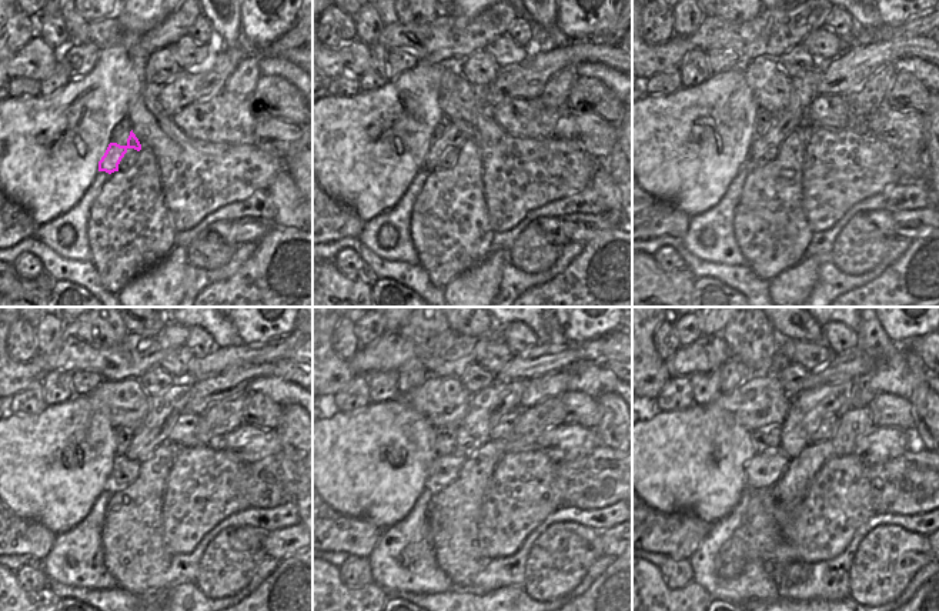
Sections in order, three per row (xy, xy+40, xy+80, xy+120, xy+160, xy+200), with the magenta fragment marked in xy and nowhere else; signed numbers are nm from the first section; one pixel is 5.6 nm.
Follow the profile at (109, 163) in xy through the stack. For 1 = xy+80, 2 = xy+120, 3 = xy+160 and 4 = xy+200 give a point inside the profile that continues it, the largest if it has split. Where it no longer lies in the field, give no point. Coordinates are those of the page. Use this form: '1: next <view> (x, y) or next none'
1: next xy+80 (804, 90)
2: next xy+120 (166, 407)
3: next xy+160 (488, 406)
4: next xy+200 (808, 408)

